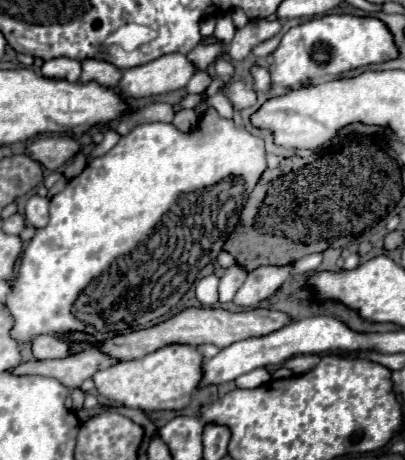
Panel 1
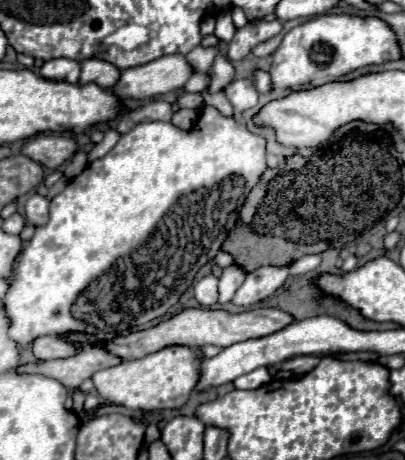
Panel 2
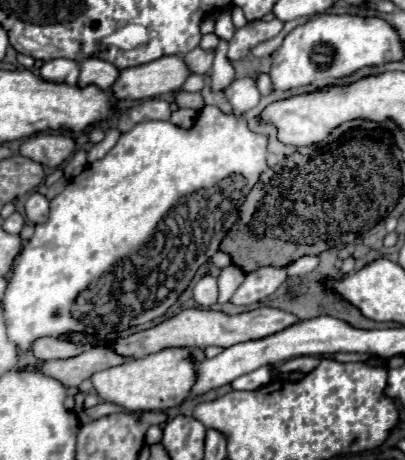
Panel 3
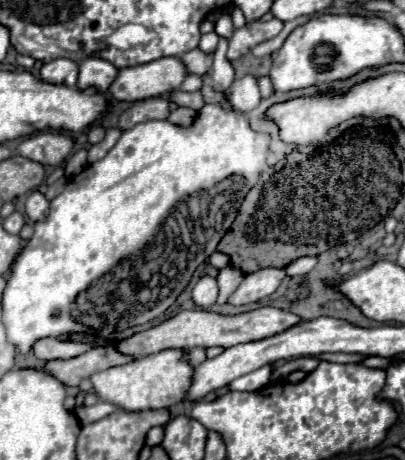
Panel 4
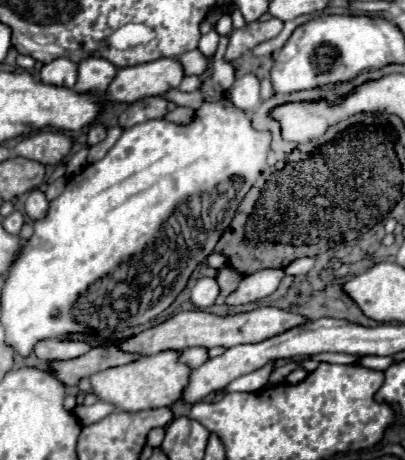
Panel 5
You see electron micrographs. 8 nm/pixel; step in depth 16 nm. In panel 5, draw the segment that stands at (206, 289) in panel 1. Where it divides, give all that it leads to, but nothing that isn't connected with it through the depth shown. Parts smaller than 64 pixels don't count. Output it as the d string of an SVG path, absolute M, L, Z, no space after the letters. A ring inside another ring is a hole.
M200 278L192 288L192 302L198 308L208 308L218 298L218 282L216 278Z

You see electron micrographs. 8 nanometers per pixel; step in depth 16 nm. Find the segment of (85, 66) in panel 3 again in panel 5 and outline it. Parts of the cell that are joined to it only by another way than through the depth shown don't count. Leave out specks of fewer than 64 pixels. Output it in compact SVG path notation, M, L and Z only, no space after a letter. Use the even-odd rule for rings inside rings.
M90 56L78 64L78 82L76 90L78 92L88 92L92 90L94 94L104 94L108 90L108 84L112 82L112 76L116 76L116 66L108 64L108 60Z

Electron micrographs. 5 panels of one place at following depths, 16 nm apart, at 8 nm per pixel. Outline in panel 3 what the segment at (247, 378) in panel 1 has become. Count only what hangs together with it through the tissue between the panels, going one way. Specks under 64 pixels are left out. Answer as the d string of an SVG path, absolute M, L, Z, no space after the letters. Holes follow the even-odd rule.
M263 366L234 380L231 385L234 390L256 390L272 381L271 368Z

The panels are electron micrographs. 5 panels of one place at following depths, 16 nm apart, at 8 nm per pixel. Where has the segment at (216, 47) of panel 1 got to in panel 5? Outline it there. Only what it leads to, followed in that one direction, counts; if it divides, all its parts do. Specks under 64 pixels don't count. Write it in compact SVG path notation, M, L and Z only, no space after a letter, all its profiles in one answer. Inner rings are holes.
M198 48L182 54L178 60L182 62L186 74L198 74L198 76L200 76L202 72L206 72L206 70L210 68L210 62L212 62L212 58L210 58L210 56L204 56Z

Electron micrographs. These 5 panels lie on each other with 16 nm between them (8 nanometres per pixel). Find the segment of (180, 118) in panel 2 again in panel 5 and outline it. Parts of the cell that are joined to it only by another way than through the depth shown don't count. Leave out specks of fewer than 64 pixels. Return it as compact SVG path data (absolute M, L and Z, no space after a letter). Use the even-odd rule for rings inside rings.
M176 108L172 110L168 116L166 116L170 122L174 124L182 124L182 126L188 126L194 118L194 110L192 108Z

